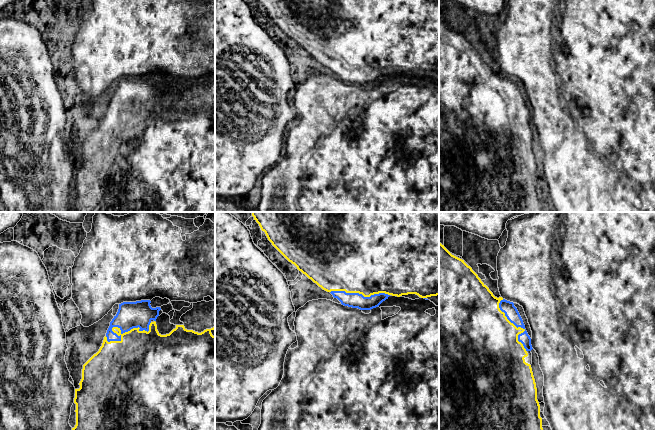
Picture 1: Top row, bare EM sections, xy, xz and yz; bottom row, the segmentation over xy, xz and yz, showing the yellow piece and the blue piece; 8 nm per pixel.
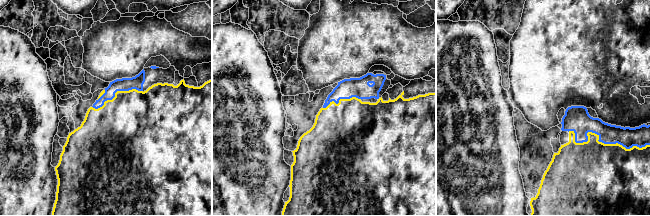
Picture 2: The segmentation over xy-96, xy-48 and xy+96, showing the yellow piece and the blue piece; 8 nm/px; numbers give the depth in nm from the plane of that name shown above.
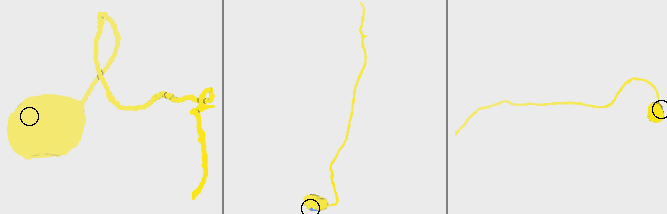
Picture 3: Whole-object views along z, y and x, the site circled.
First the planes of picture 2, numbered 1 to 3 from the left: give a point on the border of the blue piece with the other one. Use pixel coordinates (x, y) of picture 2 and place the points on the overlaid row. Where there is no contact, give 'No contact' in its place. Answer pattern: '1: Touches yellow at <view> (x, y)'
1: Touches yellow at xy-96 (115, 93)
2: Touches yellow at xy-48 (341, 99)
3: Touches yellow at xy+96 (600, 142)

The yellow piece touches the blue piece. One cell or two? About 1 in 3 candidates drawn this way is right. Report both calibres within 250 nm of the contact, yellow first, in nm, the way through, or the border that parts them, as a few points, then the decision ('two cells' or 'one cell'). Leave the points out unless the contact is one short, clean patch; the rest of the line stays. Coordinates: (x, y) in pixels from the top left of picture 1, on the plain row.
460/220 nm | one cell

